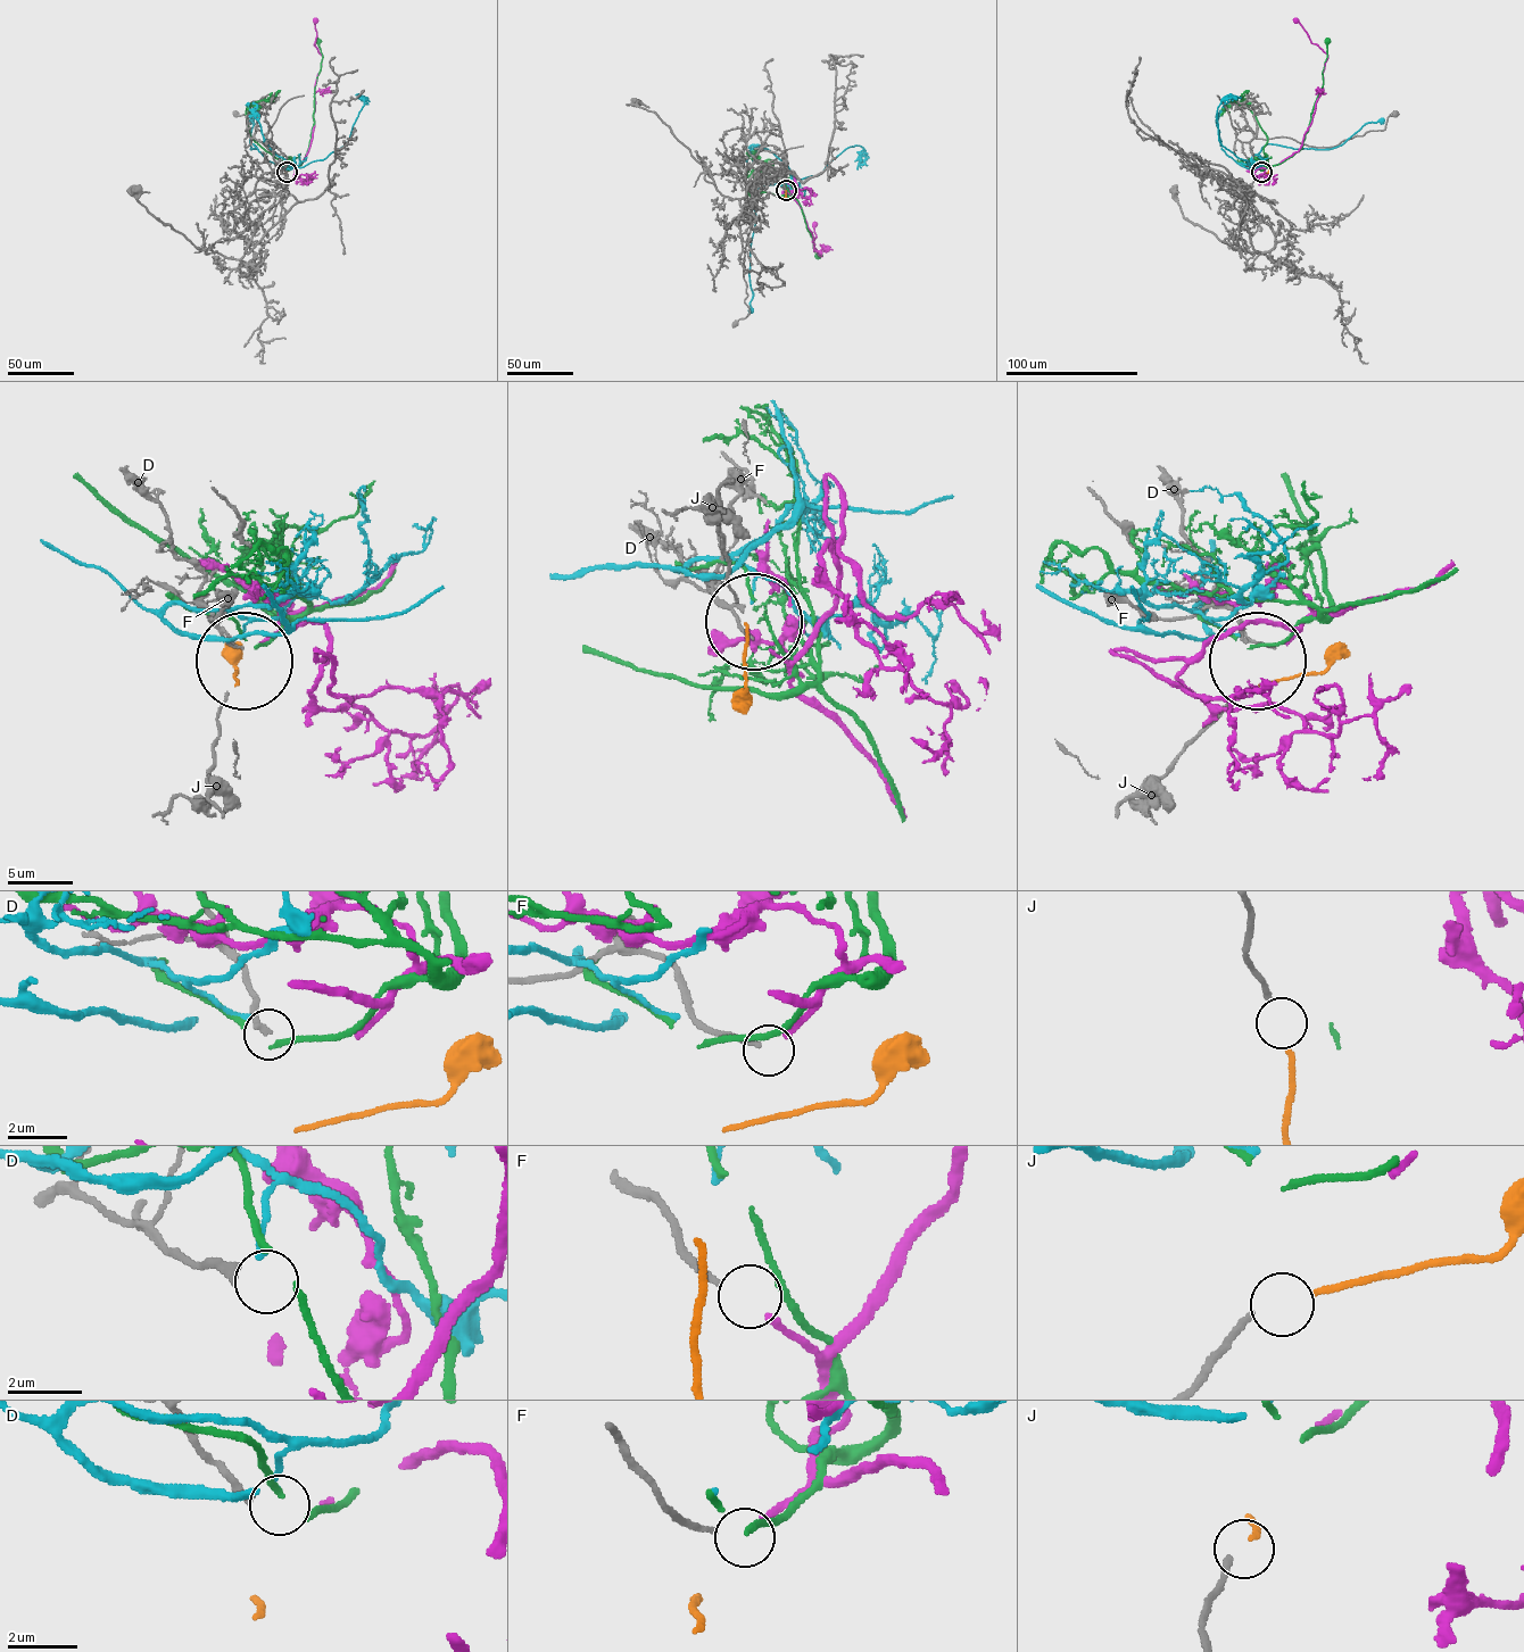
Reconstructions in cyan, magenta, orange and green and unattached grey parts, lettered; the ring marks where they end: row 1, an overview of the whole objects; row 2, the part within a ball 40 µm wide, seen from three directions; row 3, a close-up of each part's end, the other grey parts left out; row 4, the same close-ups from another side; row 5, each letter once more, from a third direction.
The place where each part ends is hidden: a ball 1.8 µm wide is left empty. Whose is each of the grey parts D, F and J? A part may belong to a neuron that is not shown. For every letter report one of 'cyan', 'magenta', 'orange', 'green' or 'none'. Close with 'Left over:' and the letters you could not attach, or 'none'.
D: none
F: magenta
J: orange
Left over: D

